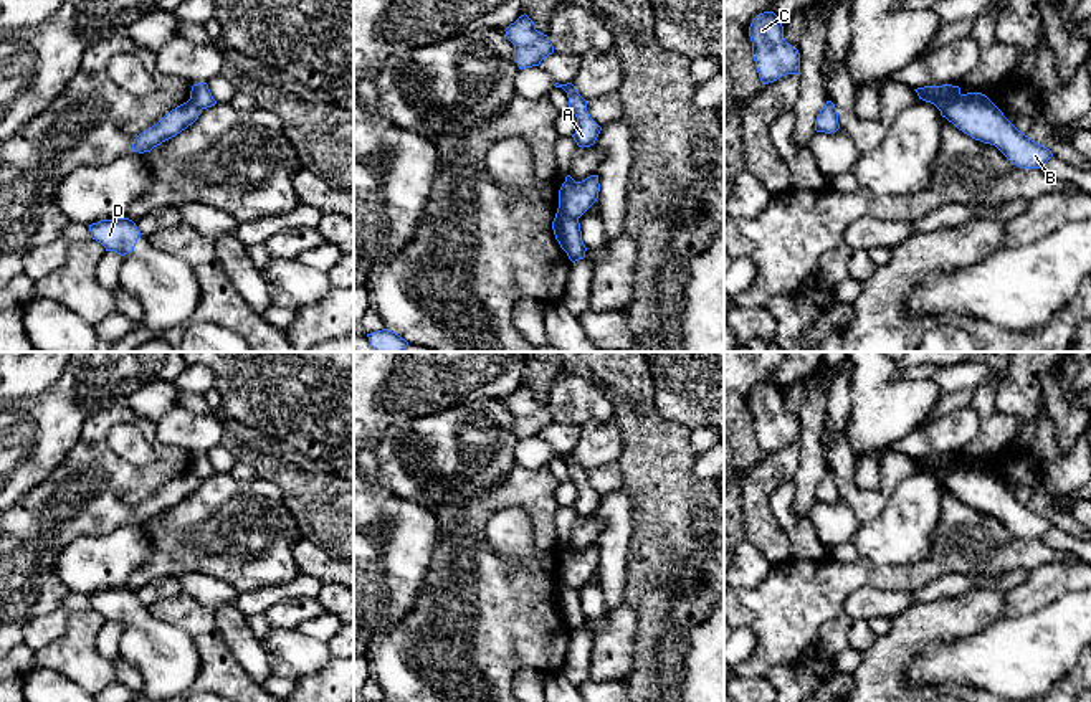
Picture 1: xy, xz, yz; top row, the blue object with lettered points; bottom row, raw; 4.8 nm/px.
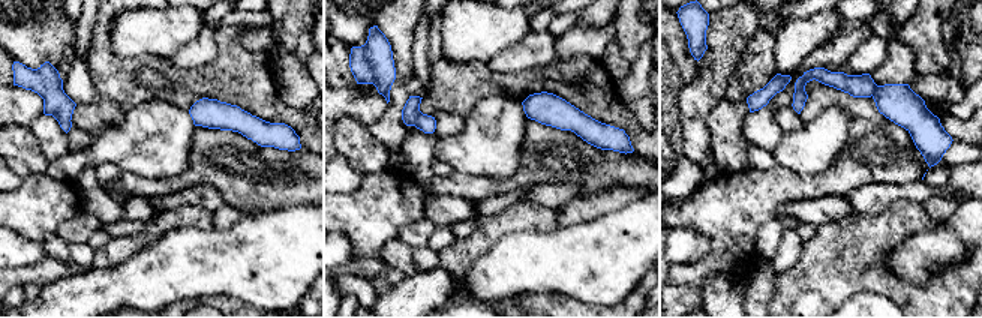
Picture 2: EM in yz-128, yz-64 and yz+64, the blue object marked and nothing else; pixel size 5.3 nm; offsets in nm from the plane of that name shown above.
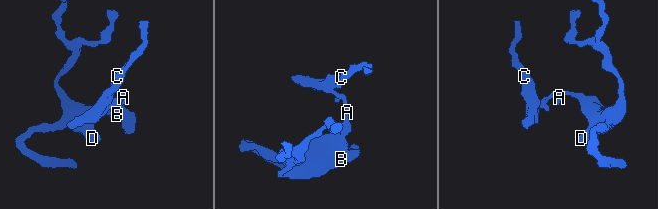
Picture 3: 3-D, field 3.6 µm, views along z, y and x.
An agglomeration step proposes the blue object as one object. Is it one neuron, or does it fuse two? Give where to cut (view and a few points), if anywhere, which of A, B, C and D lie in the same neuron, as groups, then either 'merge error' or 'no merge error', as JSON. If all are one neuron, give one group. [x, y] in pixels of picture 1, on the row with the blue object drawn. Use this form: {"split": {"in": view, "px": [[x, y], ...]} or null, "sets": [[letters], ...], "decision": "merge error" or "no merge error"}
{"split": {"in": "yz", "px": [[961, 94], [939, 109]]}, "sets": [["A", "C"], ["B", "D"]], "decision": "merge error"}

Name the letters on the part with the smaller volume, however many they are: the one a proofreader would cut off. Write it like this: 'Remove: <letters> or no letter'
Remove: A, C

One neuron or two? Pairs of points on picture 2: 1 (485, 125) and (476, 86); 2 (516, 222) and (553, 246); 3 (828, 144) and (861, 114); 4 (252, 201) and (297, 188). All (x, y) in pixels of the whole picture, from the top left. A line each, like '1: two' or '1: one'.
1: two
2: two
3: two
4: one

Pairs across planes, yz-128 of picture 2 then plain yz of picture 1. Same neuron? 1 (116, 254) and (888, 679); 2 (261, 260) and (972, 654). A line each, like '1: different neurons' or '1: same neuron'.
1: same neuron
2: same neuron

